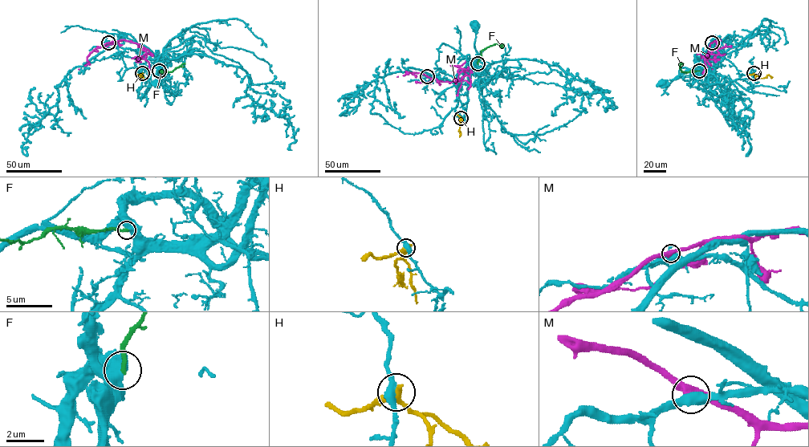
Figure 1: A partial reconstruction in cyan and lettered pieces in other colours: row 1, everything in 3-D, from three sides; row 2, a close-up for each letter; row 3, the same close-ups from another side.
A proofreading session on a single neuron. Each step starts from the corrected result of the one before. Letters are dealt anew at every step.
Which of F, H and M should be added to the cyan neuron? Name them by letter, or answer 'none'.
none

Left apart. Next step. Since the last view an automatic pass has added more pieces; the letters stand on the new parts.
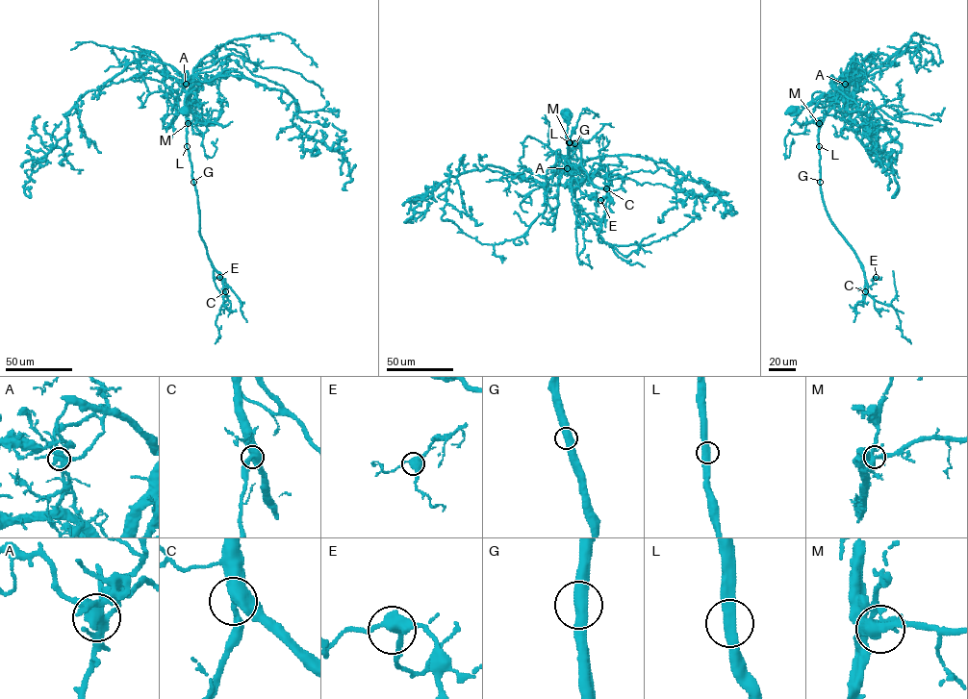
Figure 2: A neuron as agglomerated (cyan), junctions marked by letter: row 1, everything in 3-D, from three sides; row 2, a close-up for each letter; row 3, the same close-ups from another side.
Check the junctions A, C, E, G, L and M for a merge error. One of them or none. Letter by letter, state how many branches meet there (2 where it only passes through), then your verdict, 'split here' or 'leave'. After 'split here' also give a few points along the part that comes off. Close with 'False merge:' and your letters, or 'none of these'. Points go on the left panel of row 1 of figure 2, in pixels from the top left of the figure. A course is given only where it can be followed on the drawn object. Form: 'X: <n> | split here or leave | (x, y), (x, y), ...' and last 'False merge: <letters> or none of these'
A: 4 | split here | (186, 84), (160, 73), (151, 65), (148, 71)
C: 3 | leave
E: 3 | leave
G: 2 | leave
L: 2 | leave
M: 4 | leave
False merge: A

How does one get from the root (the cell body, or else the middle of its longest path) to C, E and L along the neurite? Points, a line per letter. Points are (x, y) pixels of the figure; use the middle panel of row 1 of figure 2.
C: (567, 116), (568, 162), (568, 141), (578, 146), (581, 164), (588, 179), (595, 186), (606, 188)
E: (567, 116), (568, 162), (568, 141), (578, 146), (581, 164), (588, 179), (595, 186), (609, 191), (600, 200)
L: (567, 116), (568, 162), (569, 142)

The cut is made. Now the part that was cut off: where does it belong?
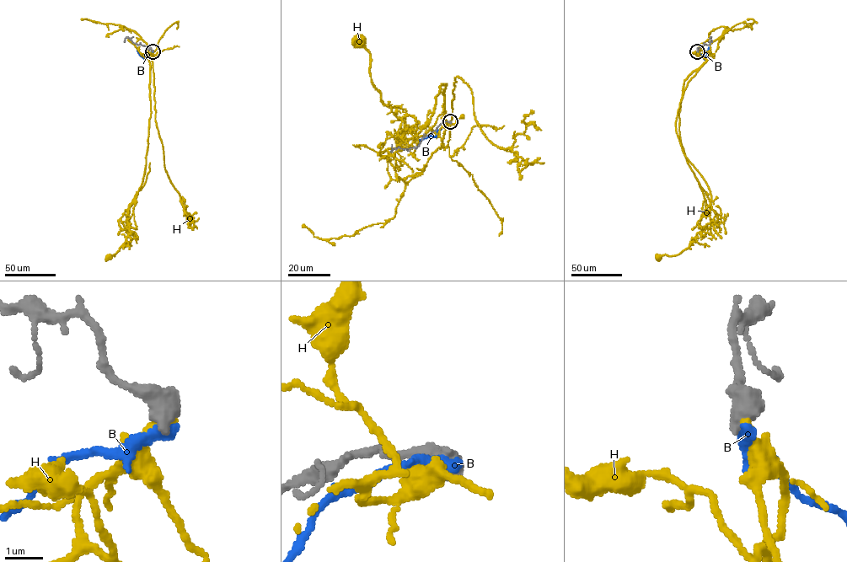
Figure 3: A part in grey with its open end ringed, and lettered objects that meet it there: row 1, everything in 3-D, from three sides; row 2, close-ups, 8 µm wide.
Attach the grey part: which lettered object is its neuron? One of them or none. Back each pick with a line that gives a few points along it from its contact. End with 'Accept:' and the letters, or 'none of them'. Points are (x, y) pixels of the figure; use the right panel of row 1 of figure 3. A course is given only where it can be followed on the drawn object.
Accept: none of them

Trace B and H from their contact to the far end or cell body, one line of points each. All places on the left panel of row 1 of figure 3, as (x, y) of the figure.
B: (152, 51), (144, 59), (136, 47)
H: (152, 51), (147, 56), (151, 113), (145, 172), (136, 199), (128, 210), (131, 232), (114, 255), (108, 257)

